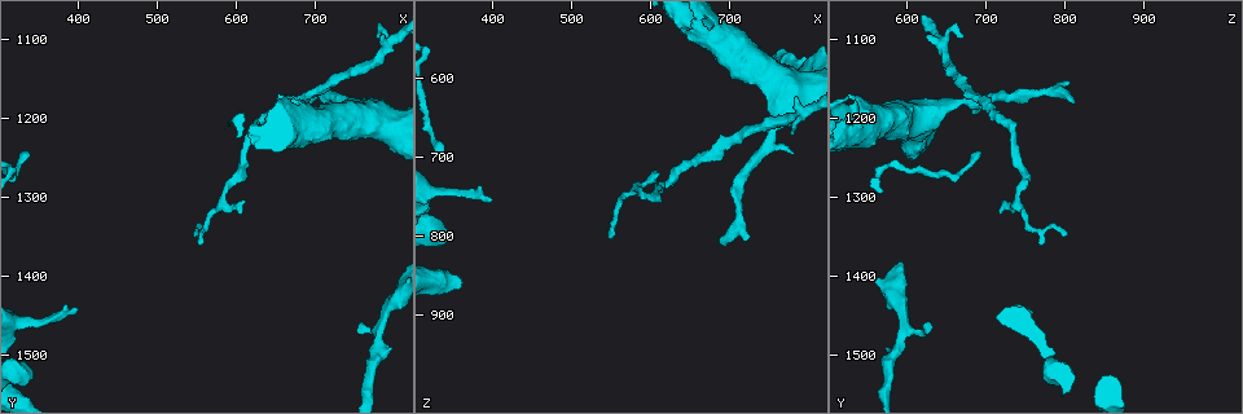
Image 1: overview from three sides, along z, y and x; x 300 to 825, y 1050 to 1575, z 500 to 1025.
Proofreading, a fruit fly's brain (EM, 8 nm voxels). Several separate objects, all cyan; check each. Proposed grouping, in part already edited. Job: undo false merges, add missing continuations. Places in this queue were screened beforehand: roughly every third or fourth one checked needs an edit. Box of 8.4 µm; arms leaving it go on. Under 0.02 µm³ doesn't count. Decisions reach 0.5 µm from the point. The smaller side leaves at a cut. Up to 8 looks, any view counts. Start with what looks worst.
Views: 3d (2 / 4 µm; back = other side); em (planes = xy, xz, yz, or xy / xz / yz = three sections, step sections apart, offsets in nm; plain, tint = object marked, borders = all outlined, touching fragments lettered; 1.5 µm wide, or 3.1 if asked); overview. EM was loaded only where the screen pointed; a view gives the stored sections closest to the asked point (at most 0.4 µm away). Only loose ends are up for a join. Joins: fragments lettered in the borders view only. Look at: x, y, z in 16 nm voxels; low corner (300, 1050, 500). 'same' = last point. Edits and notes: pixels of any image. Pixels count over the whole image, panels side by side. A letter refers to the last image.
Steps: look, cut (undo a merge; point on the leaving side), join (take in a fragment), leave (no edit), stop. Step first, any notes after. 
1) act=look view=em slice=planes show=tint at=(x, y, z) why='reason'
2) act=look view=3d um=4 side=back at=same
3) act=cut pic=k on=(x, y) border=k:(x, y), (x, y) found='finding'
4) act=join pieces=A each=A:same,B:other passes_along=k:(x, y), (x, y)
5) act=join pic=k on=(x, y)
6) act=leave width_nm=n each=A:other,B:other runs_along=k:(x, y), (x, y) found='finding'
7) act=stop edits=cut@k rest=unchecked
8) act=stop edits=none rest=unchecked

act=look view=em slice=planes show=borders at=(400, 1440, 755) why='branch stops here'

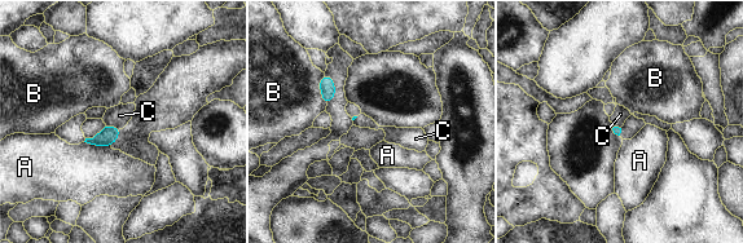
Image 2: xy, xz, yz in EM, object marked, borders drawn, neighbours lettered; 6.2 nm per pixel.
act=join pieces=C each=A:other,B:other,C:same passes_along=2:(108, 136), (113, 127), (119, 115) found='it goes on there'

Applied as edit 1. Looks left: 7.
act=look view=em slice=planes show=plain at=(760, 1465, 615) why='free end'

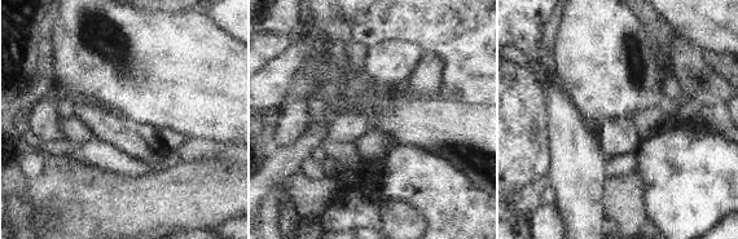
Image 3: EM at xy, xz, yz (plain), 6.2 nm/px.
act=look view=em slice=planes show=tint at=same

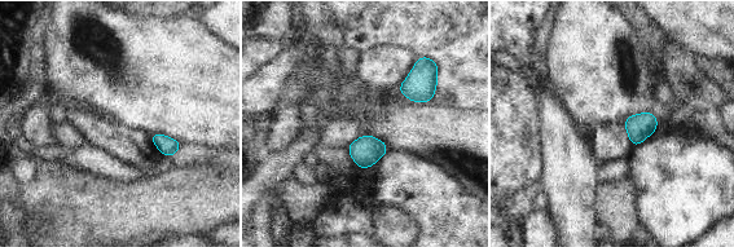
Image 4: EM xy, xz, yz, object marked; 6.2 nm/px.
act=look view=em slice=planes show=borders at=same why='what lies round it'

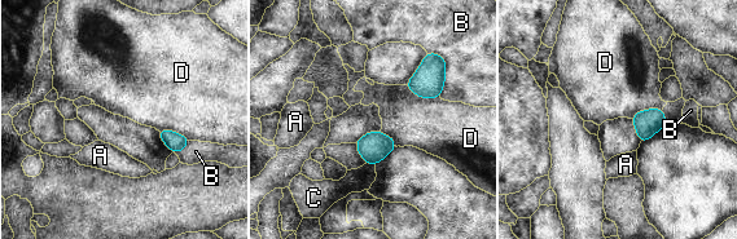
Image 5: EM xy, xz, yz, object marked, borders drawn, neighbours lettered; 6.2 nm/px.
act=leave each=A:other,B:other,C:other,D:other border=5:(406, 85), (421, 97), (439, 97) found='none of them fits'

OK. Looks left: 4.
act=look view=3d um=2 side=back at=(610, 1320, 715) why='tapers out'

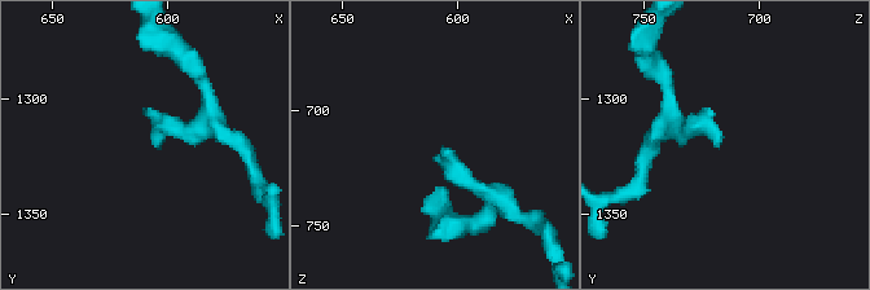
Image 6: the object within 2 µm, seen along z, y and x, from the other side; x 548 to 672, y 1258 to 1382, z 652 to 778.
act=look view=em slice=planes show=plain at=(604, 1322, 718)

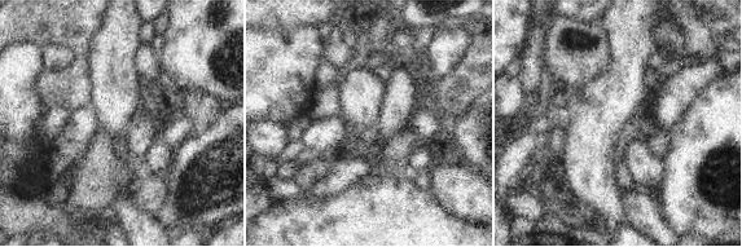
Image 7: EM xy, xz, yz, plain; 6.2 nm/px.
act=look view=em slice=planes show=borders at=same why='what lies round it'

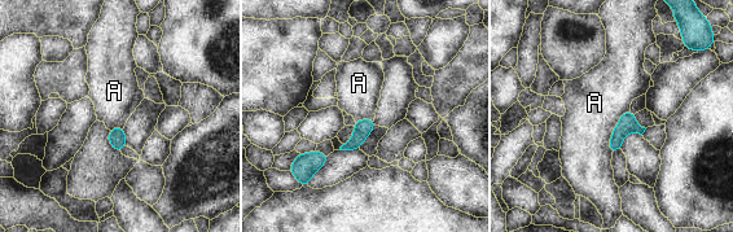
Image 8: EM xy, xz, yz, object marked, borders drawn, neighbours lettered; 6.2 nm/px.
act=leave width_nm=90 each=A:other border=8:(630, 110), (614, 128), (611, 154) found='none of them fits'

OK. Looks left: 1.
act=stop edits=join@2 rest=unchecked

